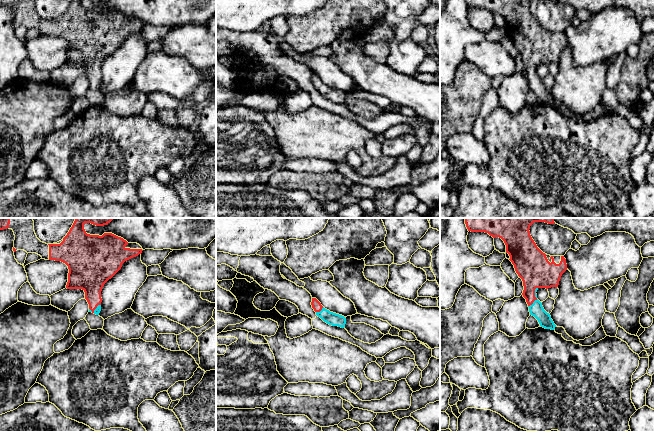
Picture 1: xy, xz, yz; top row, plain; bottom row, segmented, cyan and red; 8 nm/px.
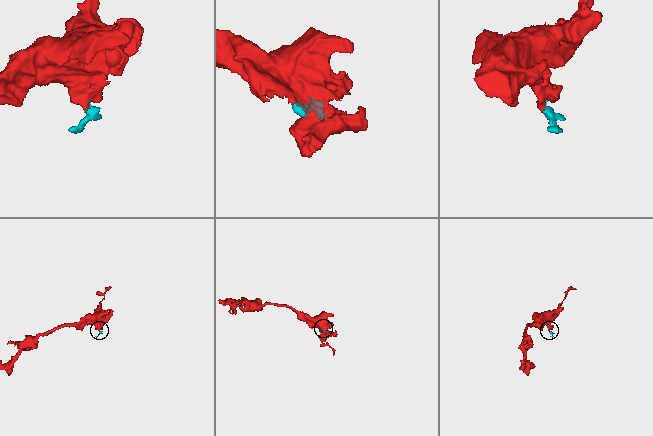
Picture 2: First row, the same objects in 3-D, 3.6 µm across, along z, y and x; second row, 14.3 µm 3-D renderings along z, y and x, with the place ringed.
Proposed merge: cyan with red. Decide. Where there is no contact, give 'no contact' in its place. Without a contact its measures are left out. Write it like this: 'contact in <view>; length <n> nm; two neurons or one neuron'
contact in xz; length 80 nm; one neuron

